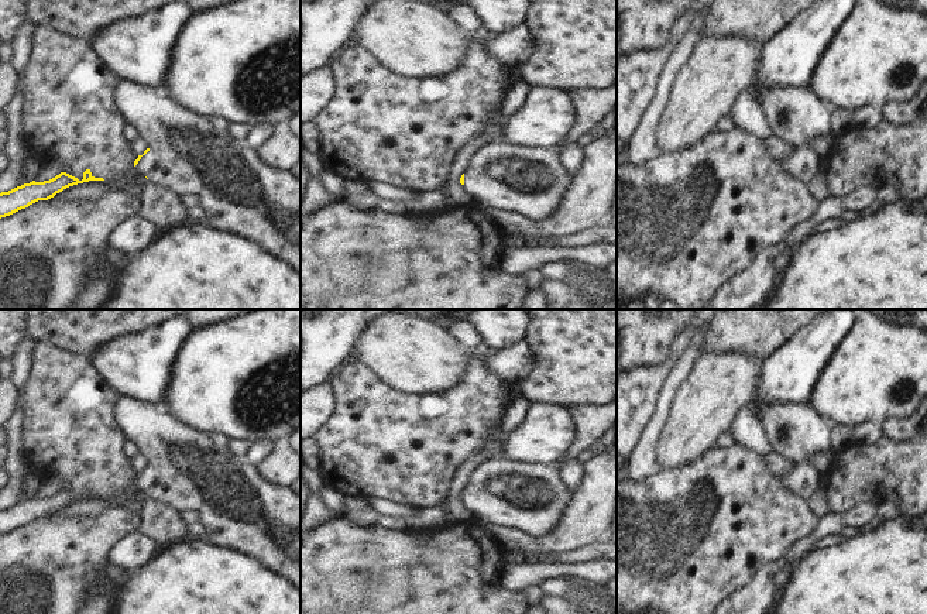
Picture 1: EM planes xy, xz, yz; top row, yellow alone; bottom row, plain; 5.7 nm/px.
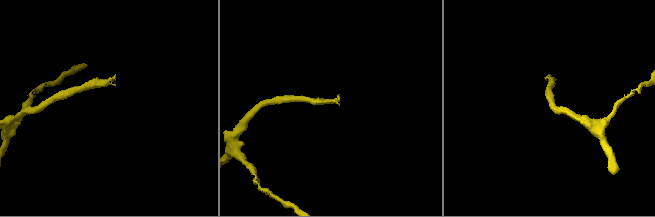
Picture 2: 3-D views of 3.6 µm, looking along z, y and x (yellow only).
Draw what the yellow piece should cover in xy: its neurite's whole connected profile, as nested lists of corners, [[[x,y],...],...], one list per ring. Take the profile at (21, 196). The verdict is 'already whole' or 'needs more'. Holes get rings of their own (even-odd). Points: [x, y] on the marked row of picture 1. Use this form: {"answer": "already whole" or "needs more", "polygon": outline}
{"answer": "already whole", "polygon": [[[86,169],[83,172],[82,181],[79,181],[78,178],[66,172],[61,172],[59,175],[56,175],[49,181],[44,181],[44,182],[32,181],[30,183],[17,186],[8,192],[1,192],[0,193],[0,219],[10,216],[21,209],[25,209],[38,200],[48,200],[69,186],[89,182],[89,181],[104,181],[104,179],[95,178],[90,169]]]}

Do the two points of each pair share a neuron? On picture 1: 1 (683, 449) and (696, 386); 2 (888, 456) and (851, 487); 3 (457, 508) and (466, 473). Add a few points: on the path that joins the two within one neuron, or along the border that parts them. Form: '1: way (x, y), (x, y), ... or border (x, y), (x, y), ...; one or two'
1: way (686, 434), (696, 421), (696, 401); one
2: way (879, 465), (859, 479); one
3: way (456, 500), (456, 491), (462, 482); one

